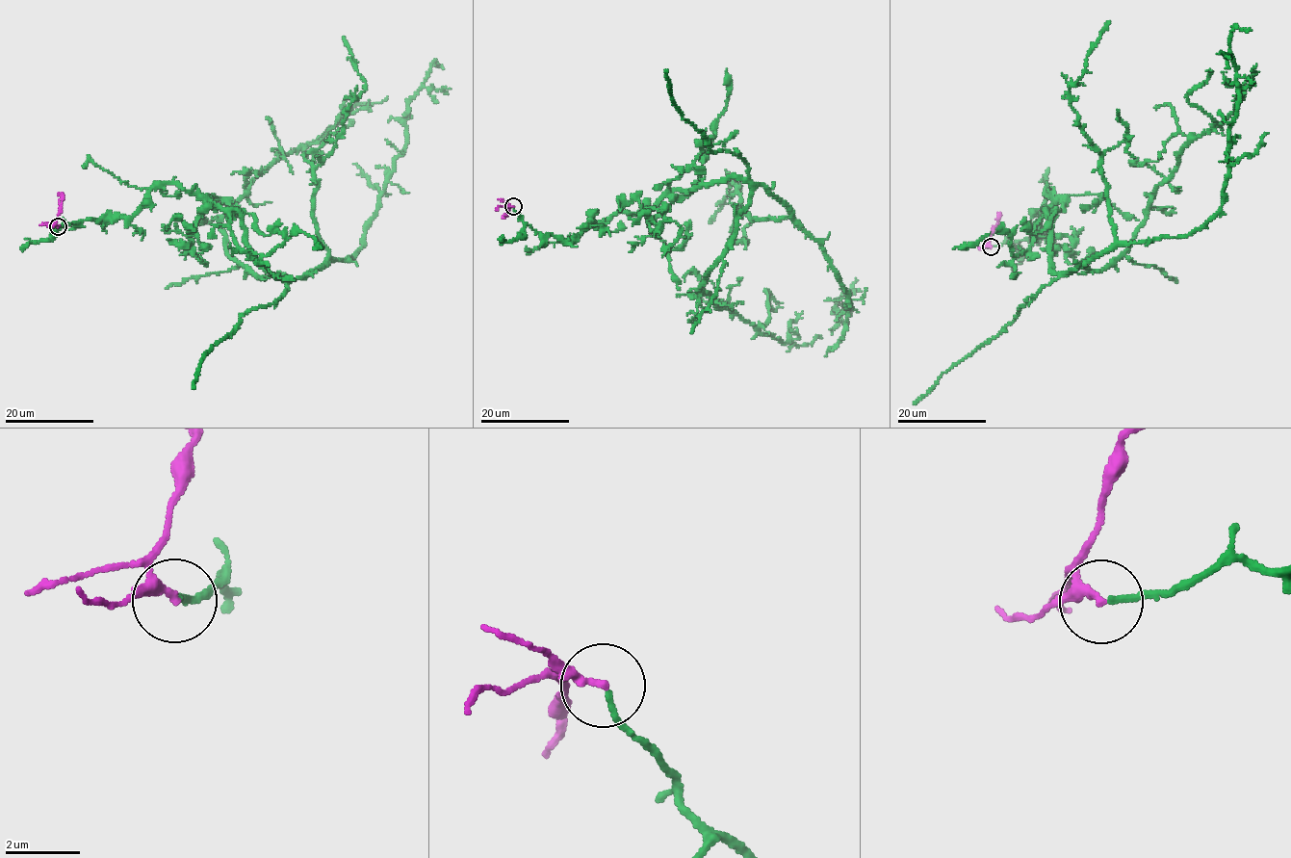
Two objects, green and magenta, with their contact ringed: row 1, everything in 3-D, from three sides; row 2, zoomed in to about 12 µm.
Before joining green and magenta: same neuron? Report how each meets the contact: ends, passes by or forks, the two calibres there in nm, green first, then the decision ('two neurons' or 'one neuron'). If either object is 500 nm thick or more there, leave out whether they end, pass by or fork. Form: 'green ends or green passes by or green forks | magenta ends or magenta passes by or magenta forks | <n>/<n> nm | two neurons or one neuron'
green ends | magenta ends | 140/200 nm | one neuron

